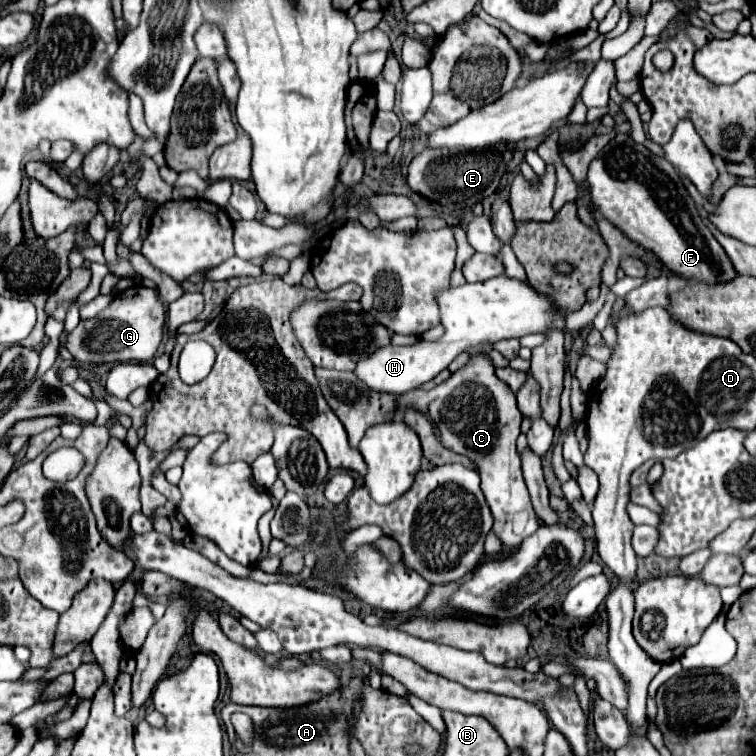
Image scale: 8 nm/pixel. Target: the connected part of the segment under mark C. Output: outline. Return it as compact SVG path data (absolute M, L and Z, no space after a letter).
M473 357L467 367L455 371L451 379L431 391L417 389L411 391L411 395L401 395L399 411L403 411L407 405L413 405L431 419L443 447L469 457L477 465L481 489L495 517L493 531L503 545L517 547L525 537L539 529L539 519L533 511L531 497L521 475L521 457L515 451L523 417L517 409L513 391L509 391L509 387L497 379L495 367L487 357Z

